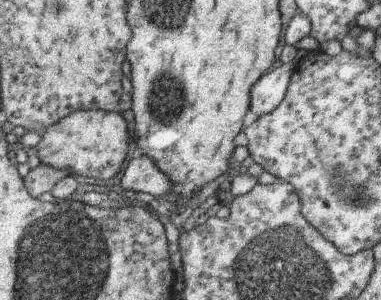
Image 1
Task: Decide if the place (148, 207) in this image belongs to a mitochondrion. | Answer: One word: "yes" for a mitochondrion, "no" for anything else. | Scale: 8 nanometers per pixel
no

